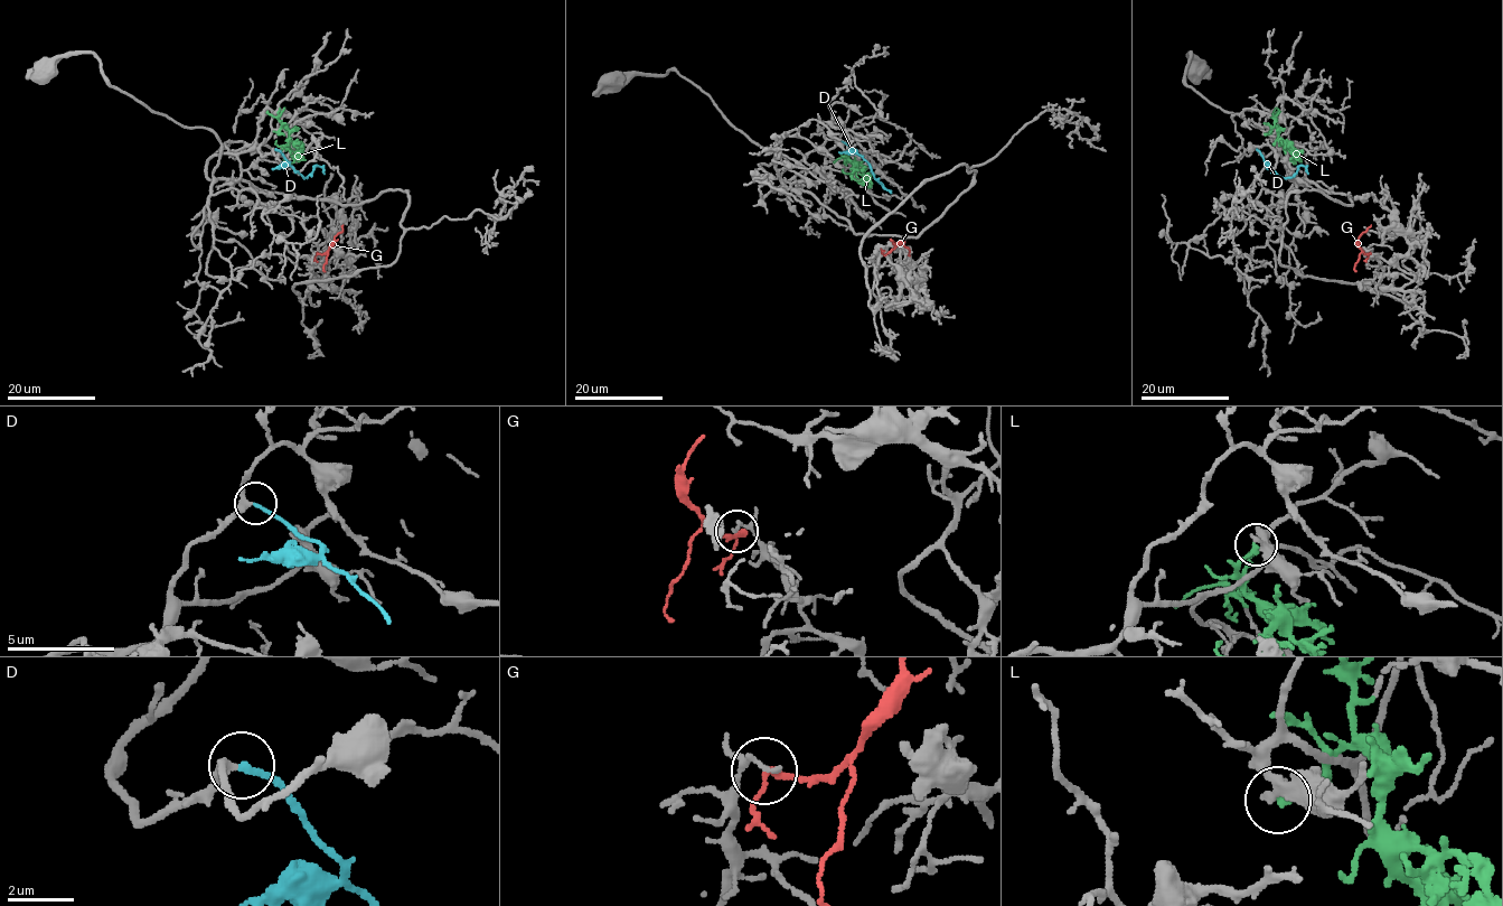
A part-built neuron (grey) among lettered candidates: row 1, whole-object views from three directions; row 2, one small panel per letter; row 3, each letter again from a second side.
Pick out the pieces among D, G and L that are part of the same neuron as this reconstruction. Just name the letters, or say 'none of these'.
D

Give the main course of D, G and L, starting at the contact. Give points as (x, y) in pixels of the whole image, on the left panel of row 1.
D: (275, 149), (303, 178), (316, 166), (323, 174)
G: (316, 252), (323, 253), (343, 231), (343, 225)
L: (283, 133), (280, 132), (282, 128), (289, 131), (291, 140), (300, 143), (300, 153), (292, 162), (283, 160)

